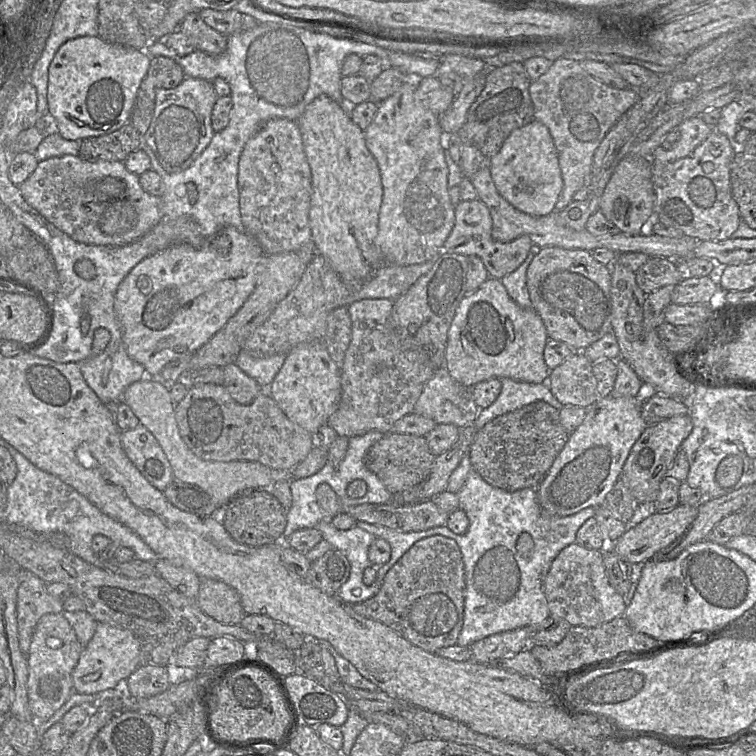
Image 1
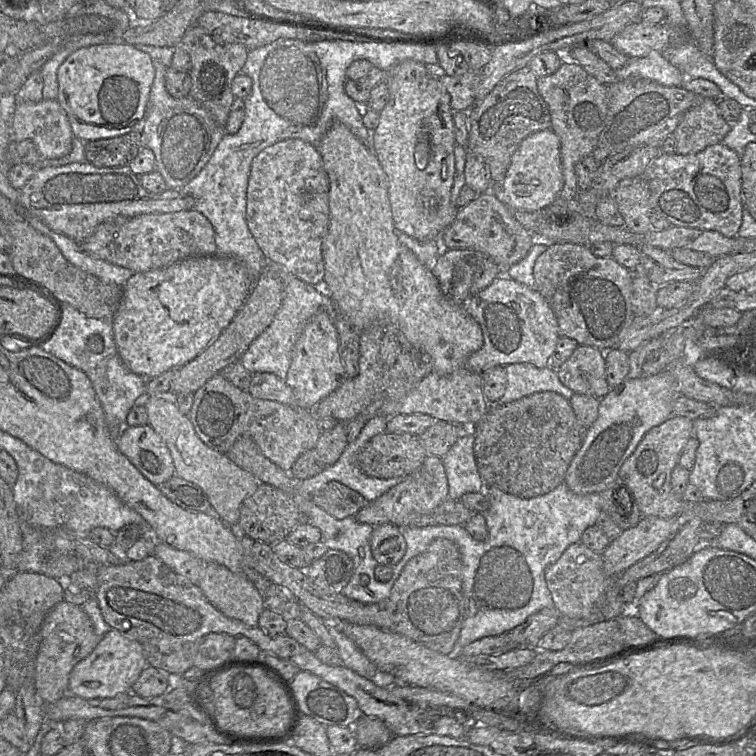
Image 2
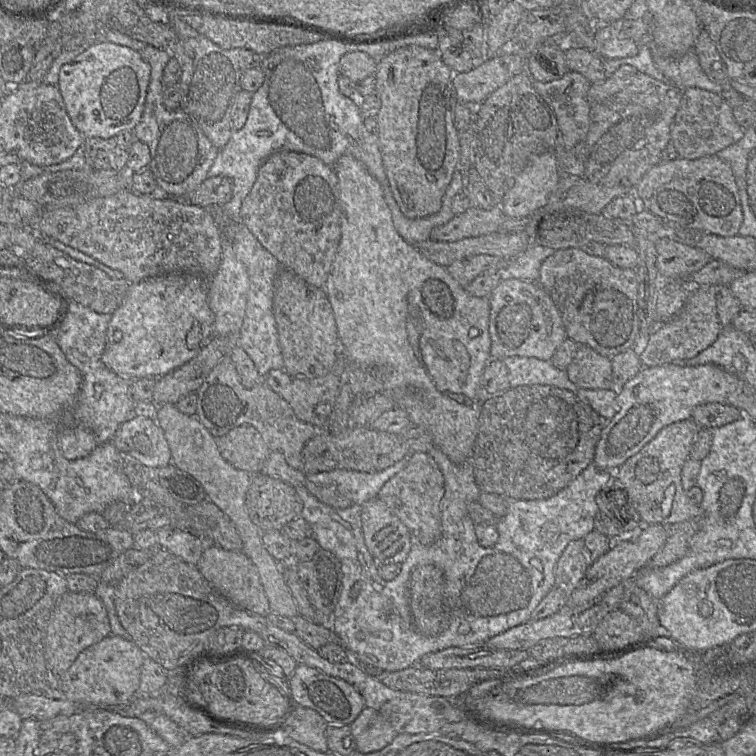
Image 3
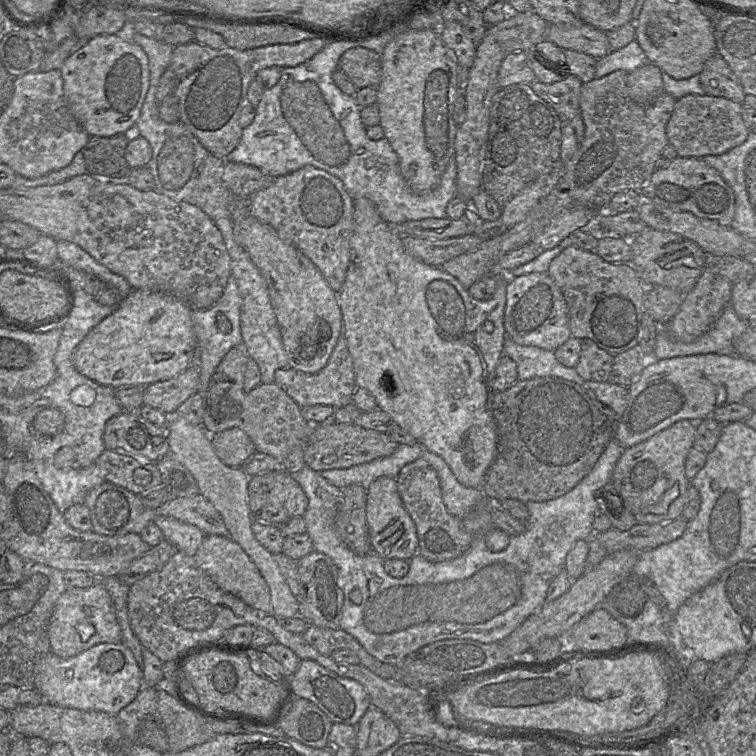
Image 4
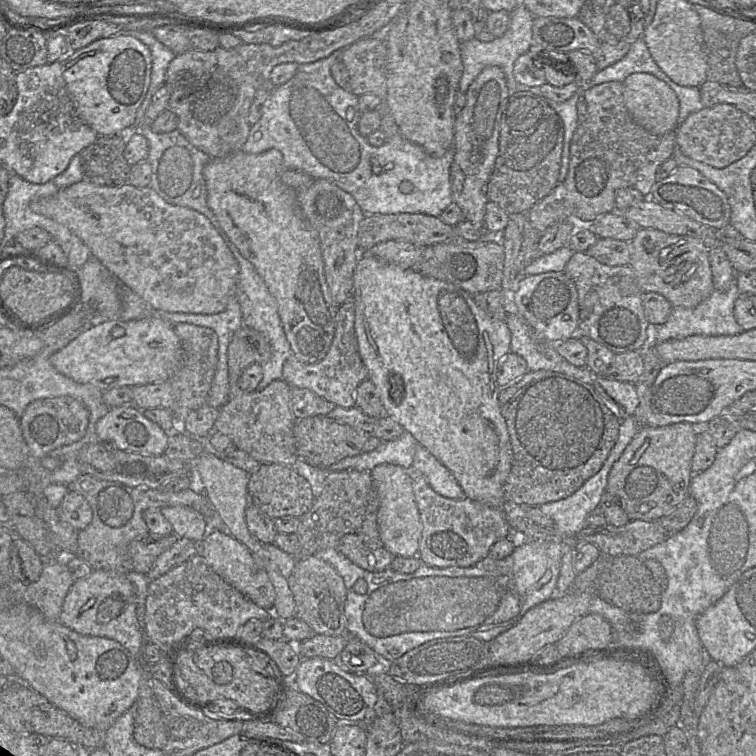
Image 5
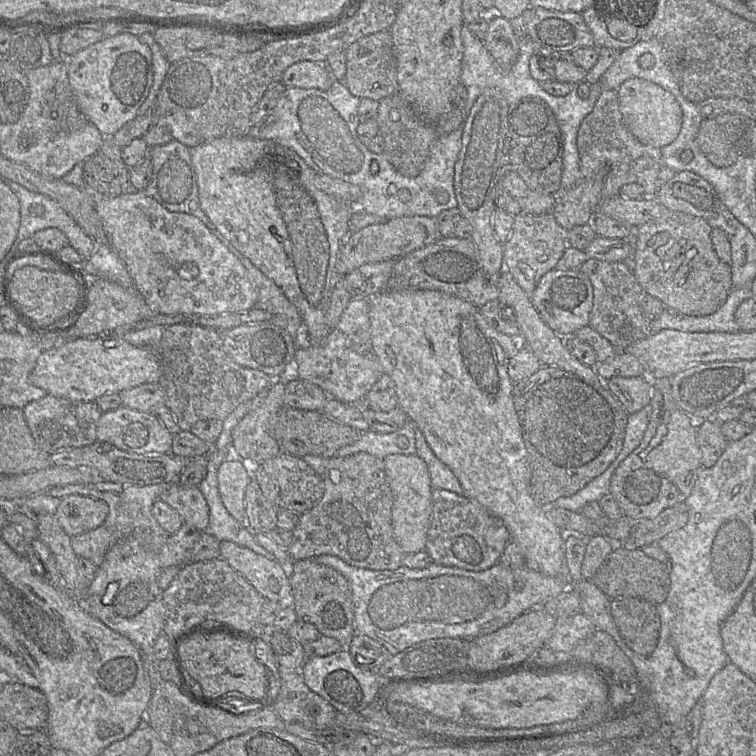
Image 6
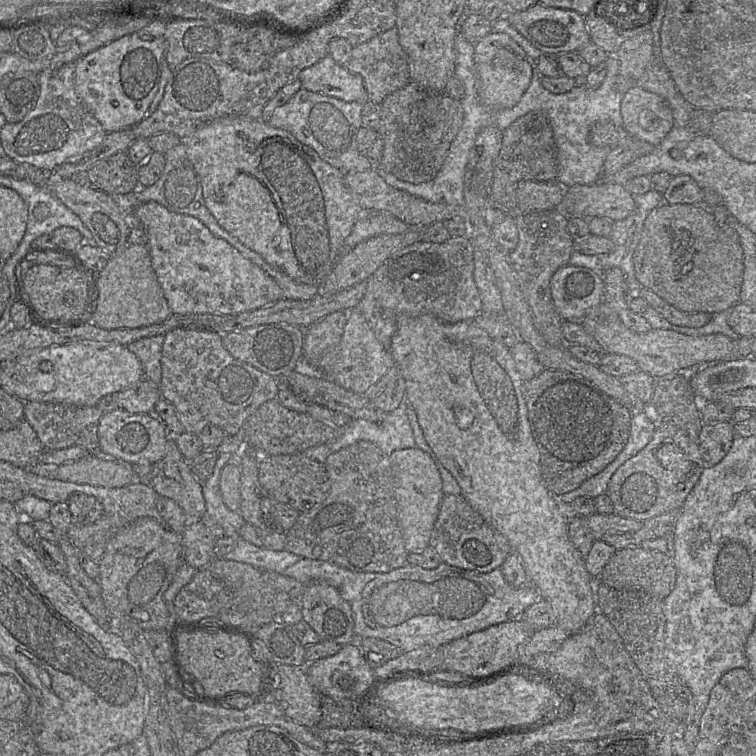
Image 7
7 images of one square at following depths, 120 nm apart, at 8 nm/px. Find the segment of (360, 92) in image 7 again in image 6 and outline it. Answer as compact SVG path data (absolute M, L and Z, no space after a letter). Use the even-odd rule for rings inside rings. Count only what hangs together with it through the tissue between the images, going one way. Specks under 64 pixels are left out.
M313 61L294 63L284 71L281 79L286 87L316 88L323 91L328 90L334 82L335 78L326 63Z

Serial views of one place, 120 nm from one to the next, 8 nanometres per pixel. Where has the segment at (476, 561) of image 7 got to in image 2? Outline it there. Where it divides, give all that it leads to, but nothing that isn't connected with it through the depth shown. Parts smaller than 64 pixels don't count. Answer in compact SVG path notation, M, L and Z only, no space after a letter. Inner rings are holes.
M428 455L423 464L400 483L361 509L354 518L364 524L393 524L399 528L413 525L414 519L431 512L448 498L448 482L442 460Z

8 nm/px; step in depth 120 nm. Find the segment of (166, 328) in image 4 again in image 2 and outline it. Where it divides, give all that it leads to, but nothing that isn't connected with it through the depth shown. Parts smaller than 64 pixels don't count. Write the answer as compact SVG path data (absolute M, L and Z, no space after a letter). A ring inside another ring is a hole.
M219 255L190 257L164 268L134 273L123 285L123 295L113 316L114 339L123 363L146 379L187 364L220 336L251 291L252 279L244 265Z

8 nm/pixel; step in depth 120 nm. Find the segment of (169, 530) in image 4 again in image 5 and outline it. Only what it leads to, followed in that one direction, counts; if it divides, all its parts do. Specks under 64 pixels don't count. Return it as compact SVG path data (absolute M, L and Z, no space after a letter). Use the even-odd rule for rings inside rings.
M172 506L162 508L160 511L172 525L173 533L179 538L188 538L201 543L209 532L204 516L191 507Z

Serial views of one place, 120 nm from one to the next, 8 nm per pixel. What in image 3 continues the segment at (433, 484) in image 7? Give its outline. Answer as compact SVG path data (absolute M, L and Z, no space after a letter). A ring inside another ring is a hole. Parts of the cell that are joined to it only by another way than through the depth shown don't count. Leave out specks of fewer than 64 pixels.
M377 497L365 502L361 510L365 544L378 564L403 563L412 545L407 527Z

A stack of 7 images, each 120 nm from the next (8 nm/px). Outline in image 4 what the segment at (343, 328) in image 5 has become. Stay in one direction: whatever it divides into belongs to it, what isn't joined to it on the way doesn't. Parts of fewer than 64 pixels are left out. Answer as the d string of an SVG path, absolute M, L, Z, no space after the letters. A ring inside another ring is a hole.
M343 333L339 336L327 364L320 371L315 374L308 374L291 367L281 368L275 371L274 382L301 408L321 404L330 405L338 409L351 403L352 395L357 386L353 361Z

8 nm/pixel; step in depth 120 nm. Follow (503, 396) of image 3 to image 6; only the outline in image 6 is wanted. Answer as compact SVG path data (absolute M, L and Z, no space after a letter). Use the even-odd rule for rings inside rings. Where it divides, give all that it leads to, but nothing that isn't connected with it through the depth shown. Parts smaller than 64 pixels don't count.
M542 366L529 378L514 384L513 404L531 470L529 492L540 507L549 508L559 498L580 491L602 475L622 451L629 414L608 390L607 382L587 381L557 367Z

